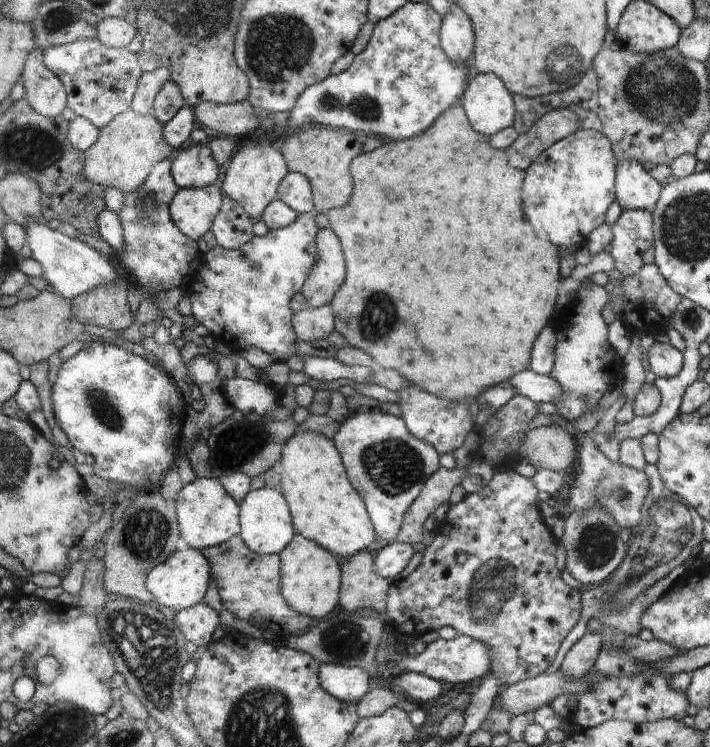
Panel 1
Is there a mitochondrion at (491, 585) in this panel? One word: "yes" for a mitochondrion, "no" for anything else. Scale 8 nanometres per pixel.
yes

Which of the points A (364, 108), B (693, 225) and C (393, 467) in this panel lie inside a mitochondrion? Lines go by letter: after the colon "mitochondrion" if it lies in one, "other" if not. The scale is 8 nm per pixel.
A: mitochondrion
B: mitochondrion
C: mitochondrion

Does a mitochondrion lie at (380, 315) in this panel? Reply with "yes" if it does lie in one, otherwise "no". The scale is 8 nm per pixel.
yes

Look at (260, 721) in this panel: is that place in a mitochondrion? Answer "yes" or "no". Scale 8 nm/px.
yes

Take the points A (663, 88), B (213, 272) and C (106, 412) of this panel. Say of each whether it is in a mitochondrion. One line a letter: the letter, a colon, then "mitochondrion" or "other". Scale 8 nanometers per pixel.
A: mitochondrion
B: other
C: mitochondrion

